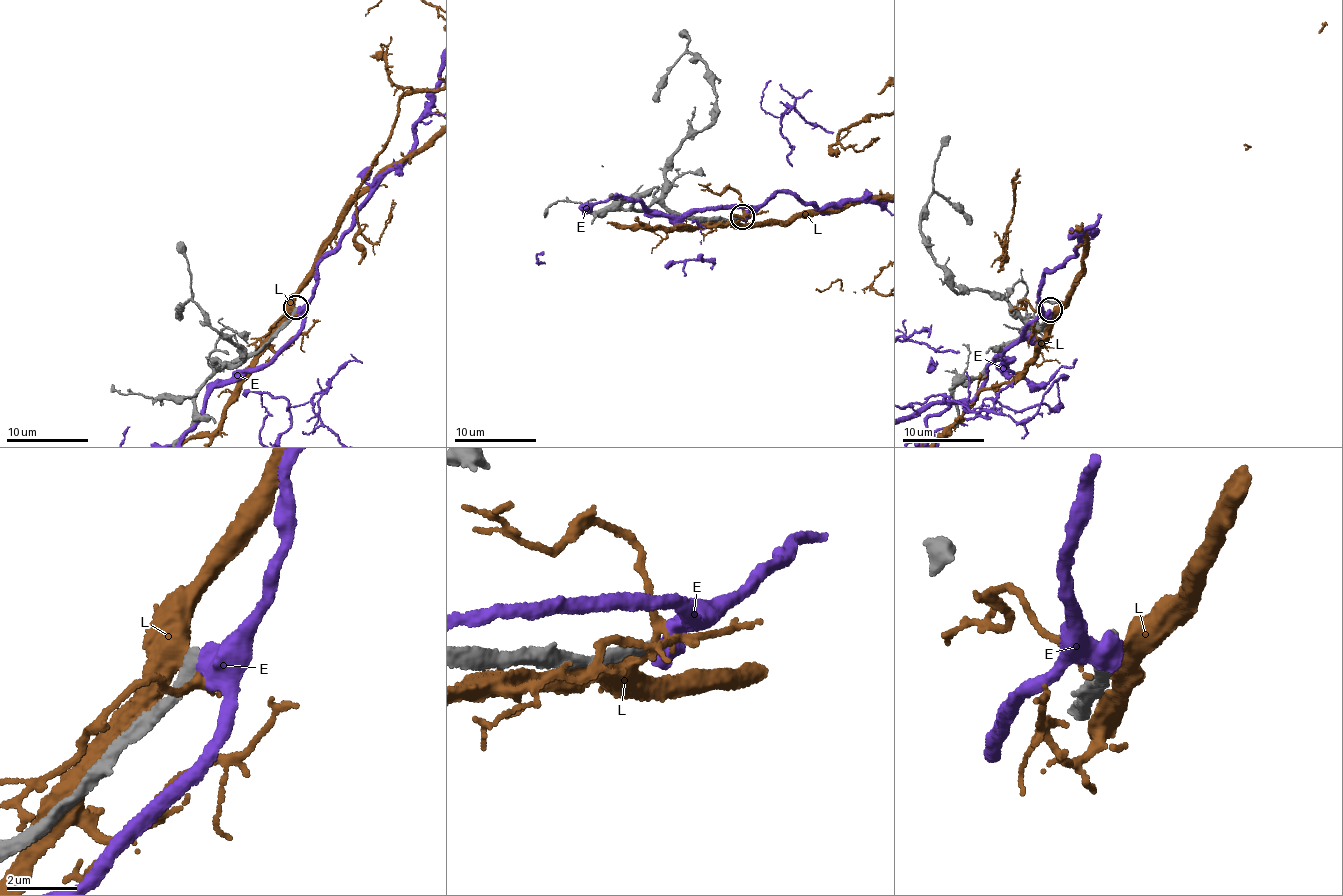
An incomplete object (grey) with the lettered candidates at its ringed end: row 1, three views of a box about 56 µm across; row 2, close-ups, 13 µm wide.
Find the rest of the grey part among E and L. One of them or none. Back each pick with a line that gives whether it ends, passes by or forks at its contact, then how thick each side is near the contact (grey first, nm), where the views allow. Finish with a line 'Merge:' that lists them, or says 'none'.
Merge: none

